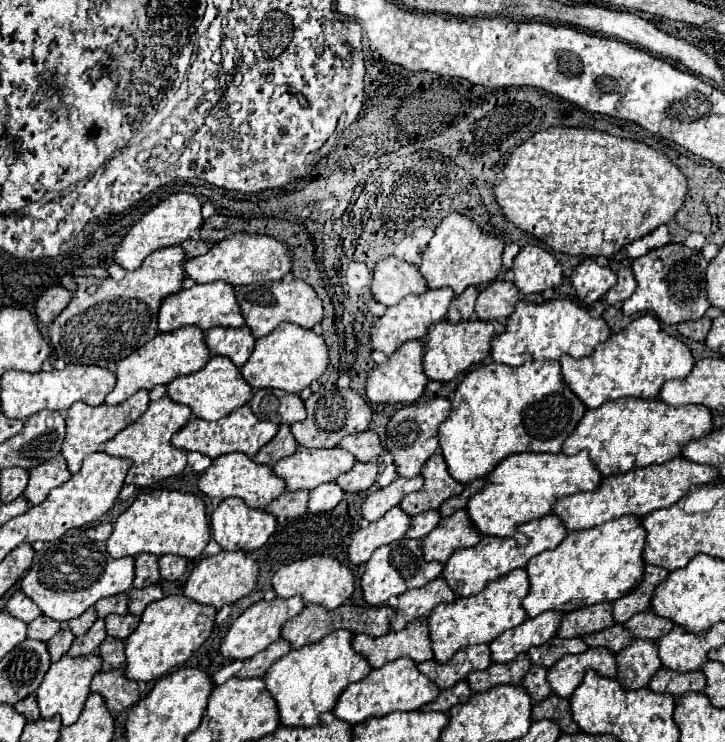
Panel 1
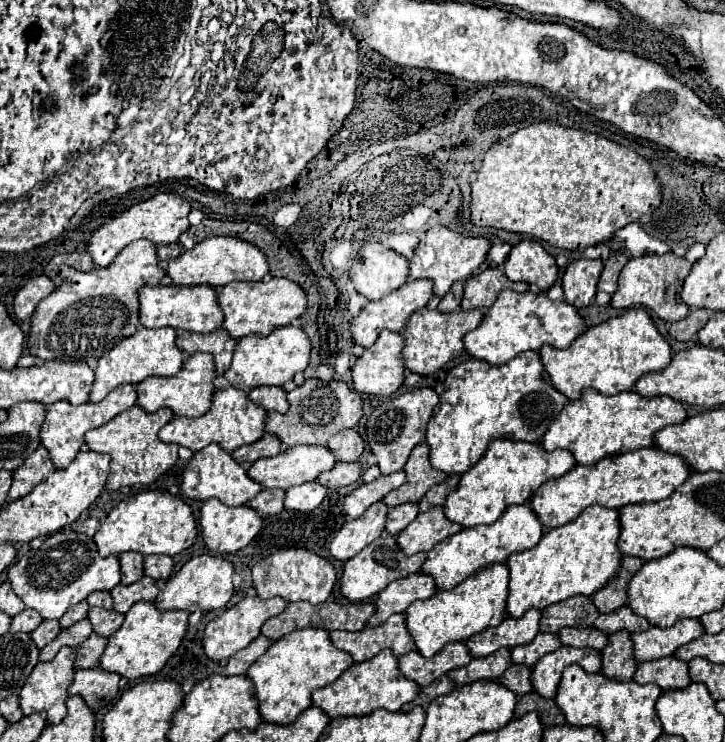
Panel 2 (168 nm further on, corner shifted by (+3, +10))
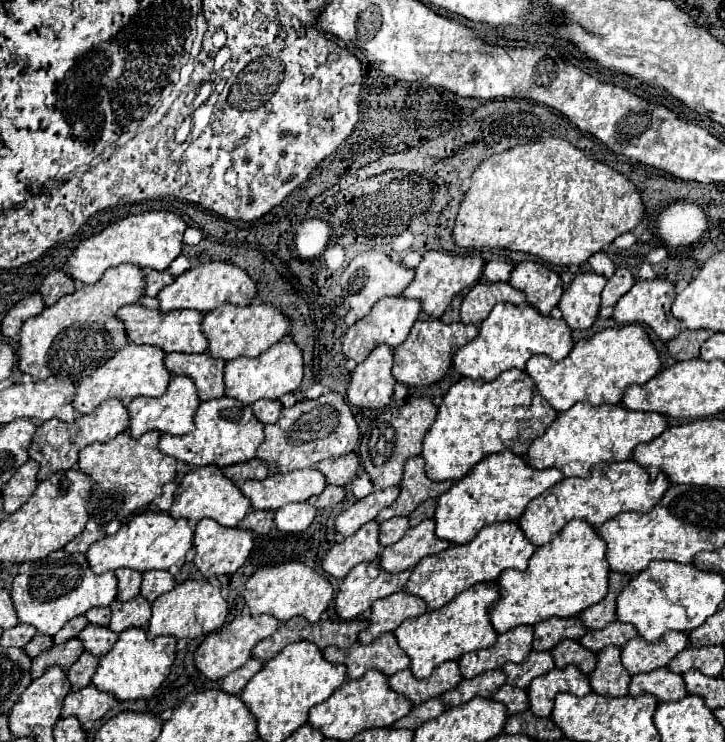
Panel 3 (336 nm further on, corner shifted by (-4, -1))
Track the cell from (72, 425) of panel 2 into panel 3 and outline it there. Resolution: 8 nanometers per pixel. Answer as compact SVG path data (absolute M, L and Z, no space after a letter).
M107 399L93 413L81 415L73 423L65 423L59 419L49 419L49 421L41 423L33 435L33 443L29 445L29 457L39 463L39 481L49 479L51 473L71 469L77 463L77 453L83 447L87 447L95 441L109 441L115 435L123 433L127 429L127 425L129 425L127 409L117 399Z

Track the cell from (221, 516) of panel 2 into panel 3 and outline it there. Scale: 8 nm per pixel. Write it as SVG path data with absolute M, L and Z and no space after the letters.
M201 519L195 527L193 547L195 547L193 563L205 579L219 575L233 575L245 563L245 559L253 549L253 533L237 527L219 527L219 523L215 523L213 519Z

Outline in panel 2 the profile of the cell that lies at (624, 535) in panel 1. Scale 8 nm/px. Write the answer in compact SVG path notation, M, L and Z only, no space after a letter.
M590 506L576 520L546 532L536 548L512 554L506 562L506 566L510 568L510 596L506 606L508 614L518 618L532 606L542 610L570 596L592 596L594 592L598 592L598 588L604 588L606 580L612 580L614 572L618 572L618 564L622 564L618 538L618 510Z

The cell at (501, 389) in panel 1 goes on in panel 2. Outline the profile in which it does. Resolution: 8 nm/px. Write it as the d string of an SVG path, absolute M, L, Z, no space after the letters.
M522 352L510 362L496 366L470 358L446 376L444 392L428 422L426 442L430 446L430 462L446 474L464 474L480 462L480 456L486 454L496 438L540 442L546 428L550 428L568 402L570 398L554 390L546 378L538 352Z

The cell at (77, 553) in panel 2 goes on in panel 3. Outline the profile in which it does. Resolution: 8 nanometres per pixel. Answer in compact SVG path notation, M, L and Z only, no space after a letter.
M63 549L47 555L29 565L27 571L13 579L11 599L19 617L19 623L35 627L43 635L55 635L69 619L83 615L91 607L111 605L117 595L117 579L113 573L95 575L83 553L65 553Z

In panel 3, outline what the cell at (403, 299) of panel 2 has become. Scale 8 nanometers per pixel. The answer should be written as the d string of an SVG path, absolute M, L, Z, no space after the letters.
M385 297L379 299L373 309L369 311L369 315L365 315L363 319L359 319L357 323L353 323L343 339L341 339L341 351L347 359L353 359L355 363L361 363L369 351L377 345L389 345L389 347L397 347L399 343L403 343L409 335L409 329L413 327L413 323L417 321L421 313L421 303L415 299L405 299L405 297Z

